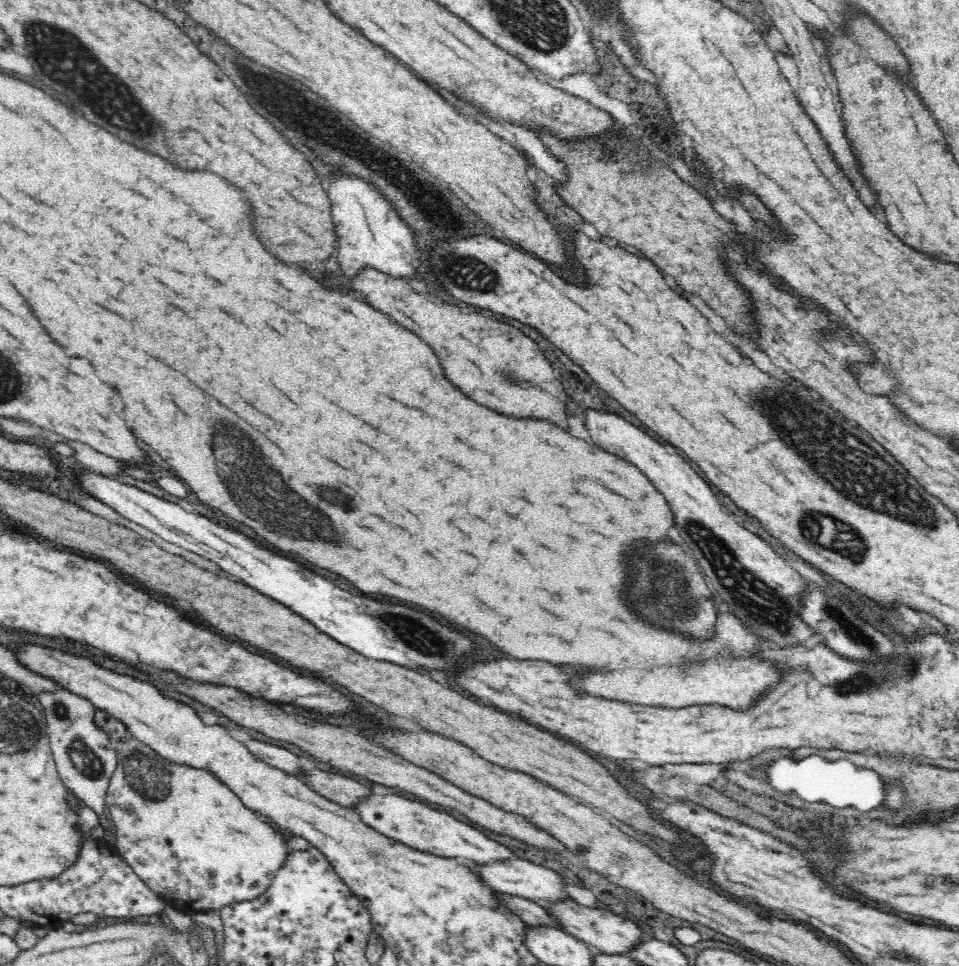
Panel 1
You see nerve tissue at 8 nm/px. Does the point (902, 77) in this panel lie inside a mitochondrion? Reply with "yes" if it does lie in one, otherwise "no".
no

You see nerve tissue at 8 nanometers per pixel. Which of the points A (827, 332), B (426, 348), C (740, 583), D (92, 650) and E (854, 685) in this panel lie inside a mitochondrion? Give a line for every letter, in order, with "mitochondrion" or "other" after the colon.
A: other
B: other
C: mitochondrion
D: other
E: mitochondrion

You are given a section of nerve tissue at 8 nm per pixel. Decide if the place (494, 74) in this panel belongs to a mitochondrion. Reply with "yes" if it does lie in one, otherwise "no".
no

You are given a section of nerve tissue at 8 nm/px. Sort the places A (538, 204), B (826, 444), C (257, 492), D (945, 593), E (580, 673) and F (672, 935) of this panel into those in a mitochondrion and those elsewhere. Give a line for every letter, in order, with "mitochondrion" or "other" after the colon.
A: other
B: mitochondrion
C: mitochondrion
D: other
E: other
F: other

